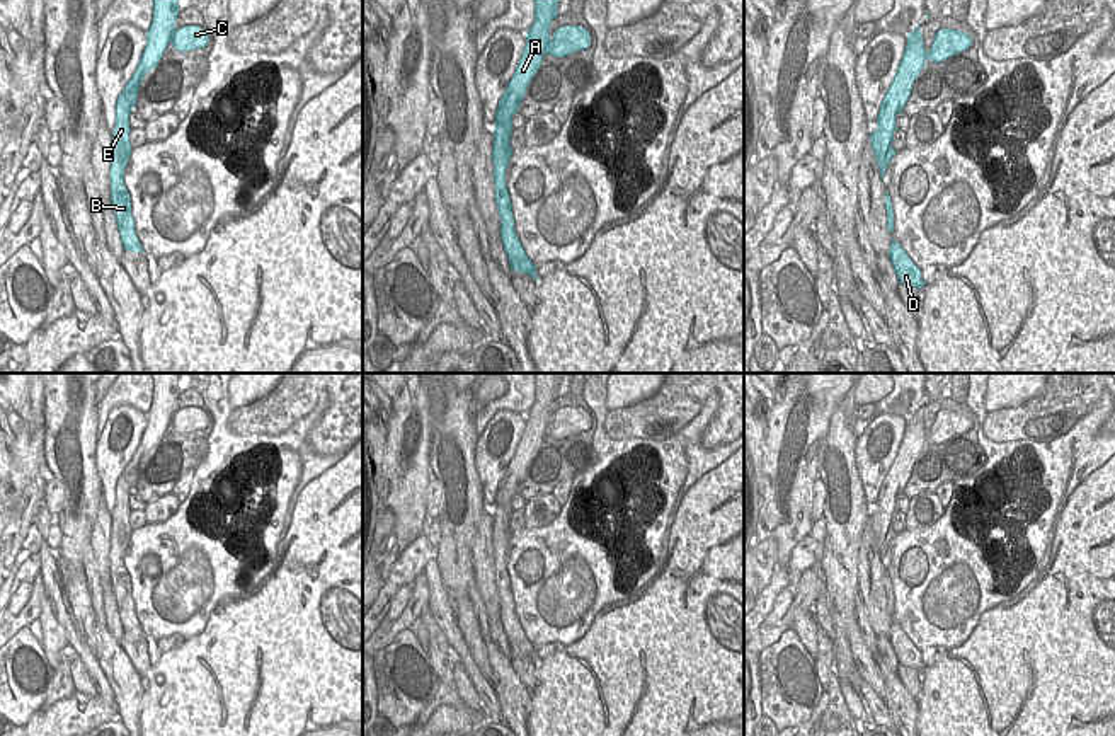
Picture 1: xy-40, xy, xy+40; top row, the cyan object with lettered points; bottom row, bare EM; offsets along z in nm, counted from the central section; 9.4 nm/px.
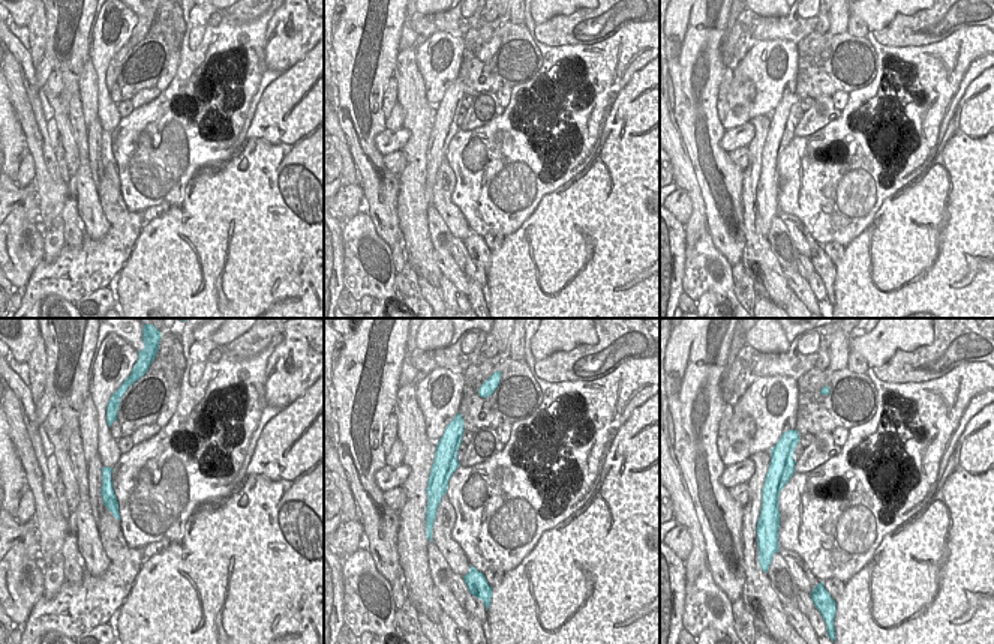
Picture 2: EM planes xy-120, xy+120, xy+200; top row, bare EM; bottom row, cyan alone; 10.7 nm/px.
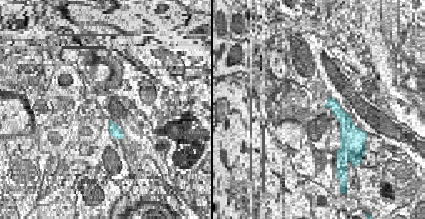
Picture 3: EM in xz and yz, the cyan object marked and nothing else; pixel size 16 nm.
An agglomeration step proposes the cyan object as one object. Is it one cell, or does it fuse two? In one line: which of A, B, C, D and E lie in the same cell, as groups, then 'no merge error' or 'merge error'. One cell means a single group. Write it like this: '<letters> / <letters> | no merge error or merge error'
A C / B D E | merge error

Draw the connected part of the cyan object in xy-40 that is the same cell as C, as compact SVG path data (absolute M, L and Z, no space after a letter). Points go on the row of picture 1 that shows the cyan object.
M153 0L153 19L150 29L146 31L146 46L134 73L123 90L126 99L131 101L131 111L134 109L141 80L158 65L169 44L180 53L208 46L209 37L203 27L175 27L179 12L177 0Z

